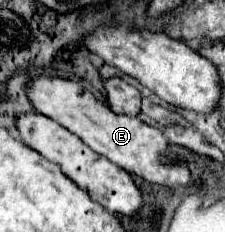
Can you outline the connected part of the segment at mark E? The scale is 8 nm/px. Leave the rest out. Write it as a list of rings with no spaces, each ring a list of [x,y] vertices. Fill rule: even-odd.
[[[33,76],[29,78],[25,92],[27,92],[31,106],[39,114],[55,120],[57,124],[67,128],[71,134],[77,134],[91,150],[109,158],[119,168],[133,172],[155,184],[177,186],[177,184],[189,182],[189,170],[185,164],[171,164],[171,166],[161,164],[159,156],[163,154],[163,150],[167,150],[167,140],[157,128],[141,122],[137,116],[115,114],[107,104],[99,102],[77,80],[53,78],[53,76]]]

